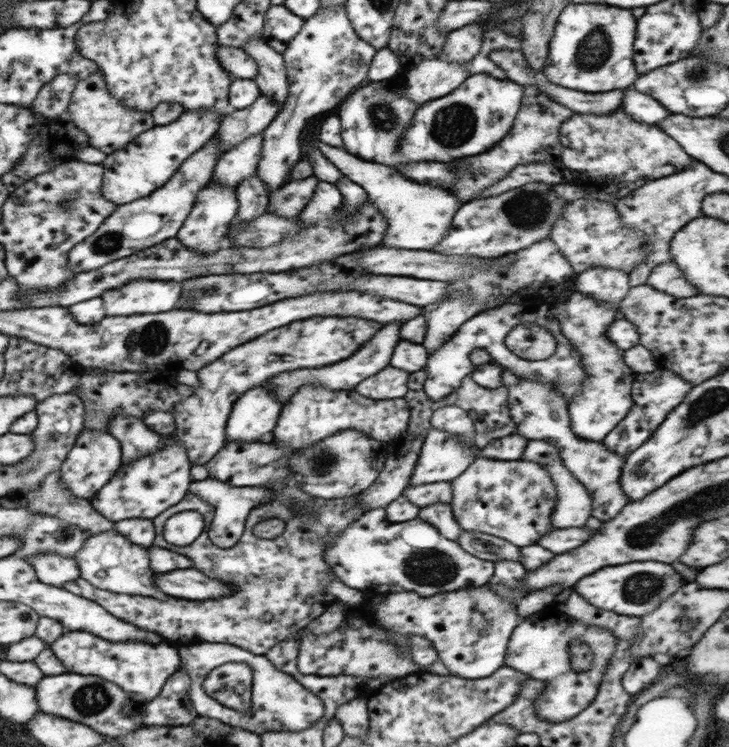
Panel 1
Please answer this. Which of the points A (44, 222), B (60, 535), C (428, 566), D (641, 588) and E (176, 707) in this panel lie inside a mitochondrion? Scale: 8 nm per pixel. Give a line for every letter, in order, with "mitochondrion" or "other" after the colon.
A: other
B: mitochondrion
C: mitochondrion
D: mitochondrion
E: other

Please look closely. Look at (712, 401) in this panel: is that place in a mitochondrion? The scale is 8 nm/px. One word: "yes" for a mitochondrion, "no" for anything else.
yes

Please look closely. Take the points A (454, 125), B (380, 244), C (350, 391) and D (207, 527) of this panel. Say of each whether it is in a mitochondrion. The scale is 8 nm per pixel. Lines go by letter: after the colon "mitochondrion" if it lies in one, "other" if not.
A: mitochondrion
B: other
C: other
D: other

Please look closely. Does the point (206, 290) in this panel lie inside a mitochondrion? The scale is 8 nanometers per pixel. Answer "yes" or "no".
yes

